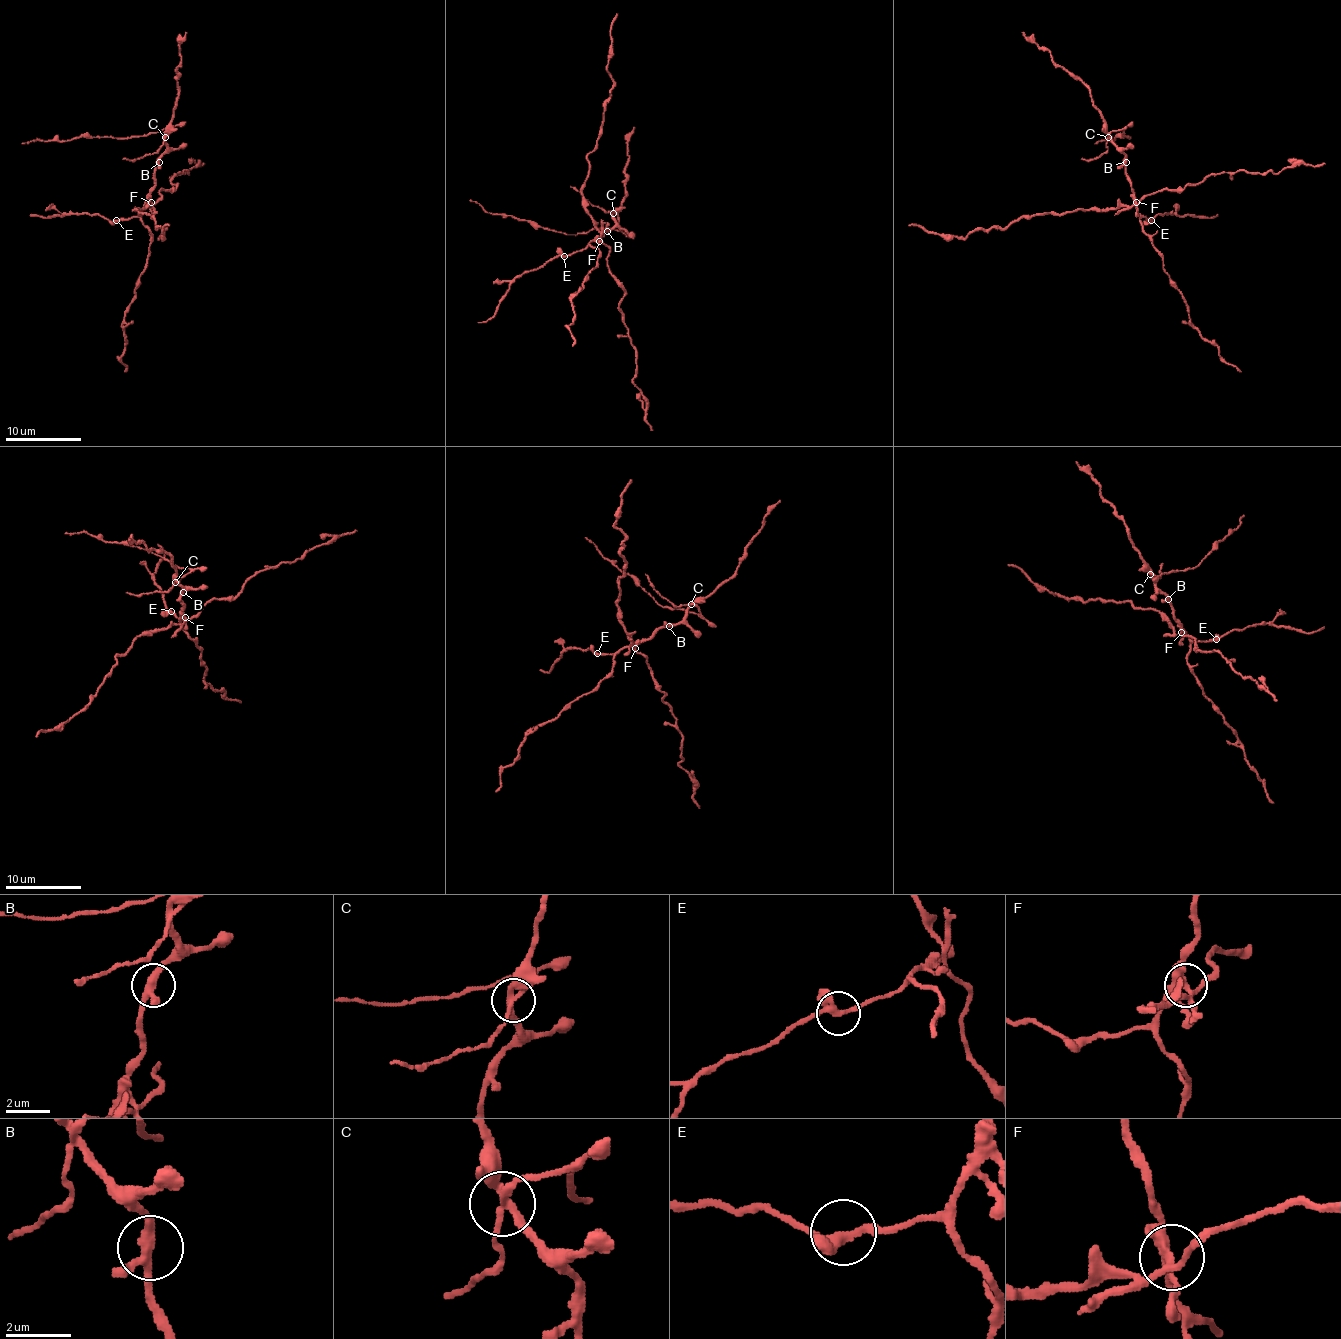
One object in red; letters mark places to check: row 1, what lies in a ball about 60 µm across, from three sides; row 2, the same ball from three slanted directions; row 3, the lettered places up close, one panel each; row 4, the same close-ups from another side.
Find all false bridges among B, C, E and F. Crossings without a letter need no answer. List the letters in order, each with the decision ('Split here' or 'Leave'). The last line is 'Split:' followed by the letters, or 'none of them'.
B: Leave
C: Split here
E: Leave
F: Split here
Split: C, F

